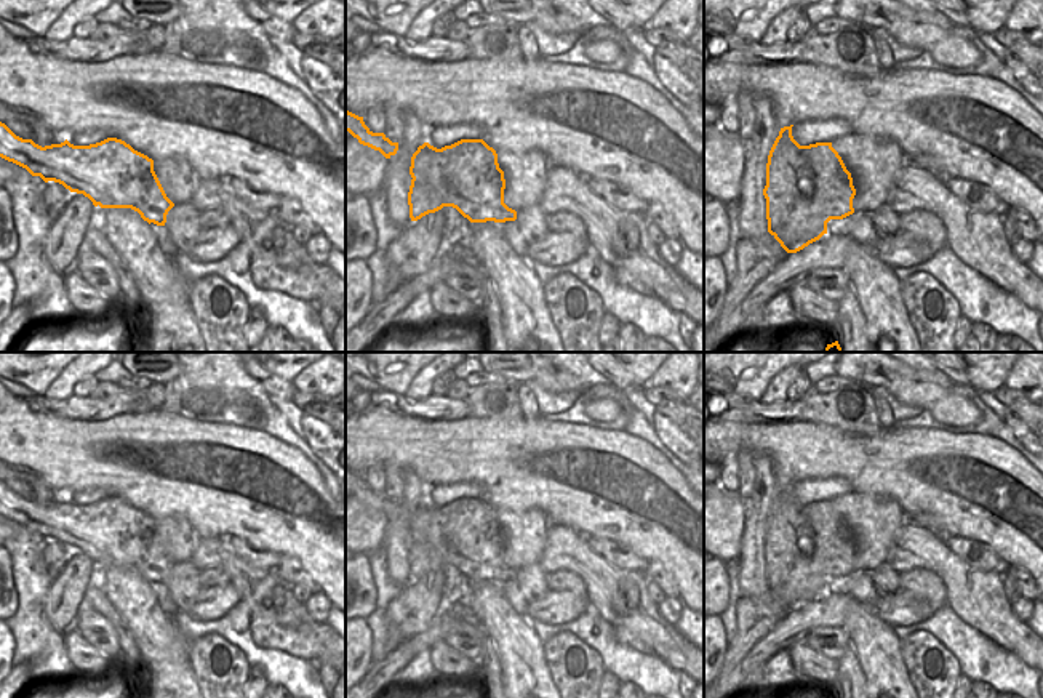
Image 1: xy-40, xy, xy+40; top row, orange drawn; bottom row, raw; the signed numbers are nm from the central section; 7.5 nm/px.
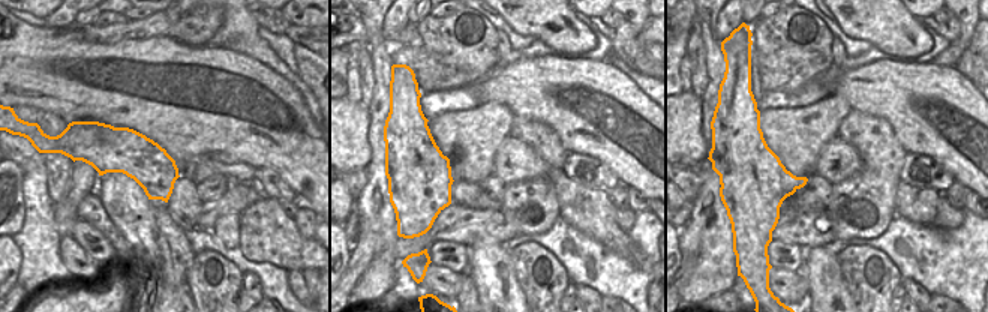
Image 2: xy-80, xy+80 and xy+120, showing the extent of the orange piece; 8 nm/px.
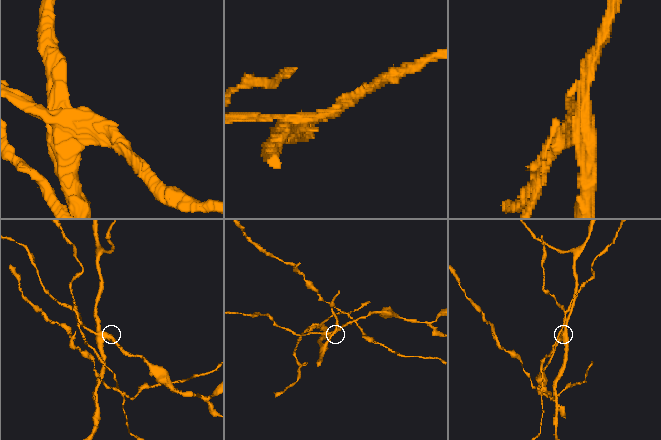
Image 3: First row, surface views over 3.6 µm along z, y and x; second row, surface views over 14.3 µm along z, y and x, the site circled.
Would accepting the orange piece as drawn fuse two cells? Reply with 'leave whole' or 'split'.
split

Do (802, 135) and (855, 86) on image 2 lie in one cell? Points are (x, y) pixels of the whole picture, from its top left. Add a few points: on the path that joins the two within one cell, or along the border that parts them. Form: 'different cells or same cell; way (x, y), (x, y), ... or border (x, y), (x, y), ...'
different cells; border (831, 93), (843, 98), (852, 108)

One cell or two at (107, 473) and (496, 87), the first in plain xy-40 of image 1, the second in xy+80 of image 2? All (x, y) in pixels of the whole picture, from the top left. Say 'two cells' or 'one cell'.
one cell

